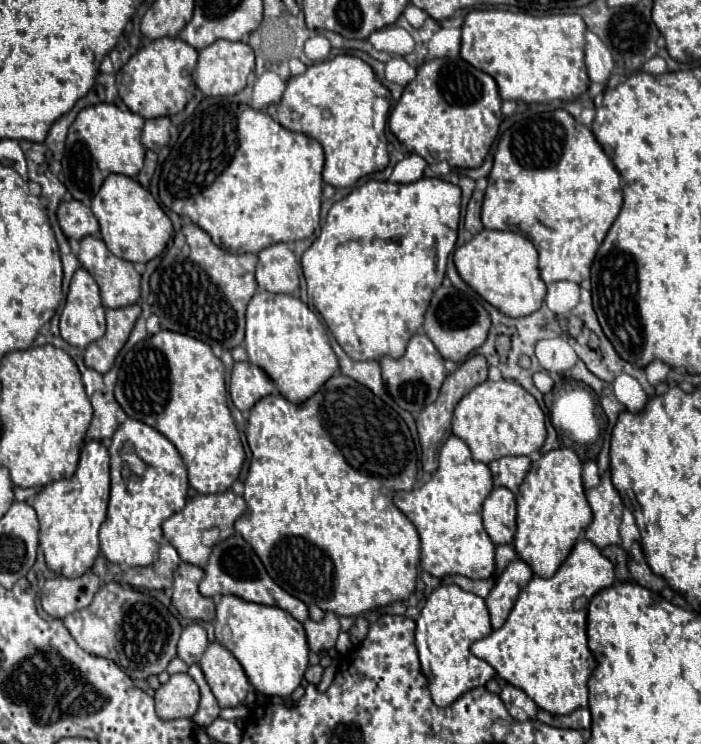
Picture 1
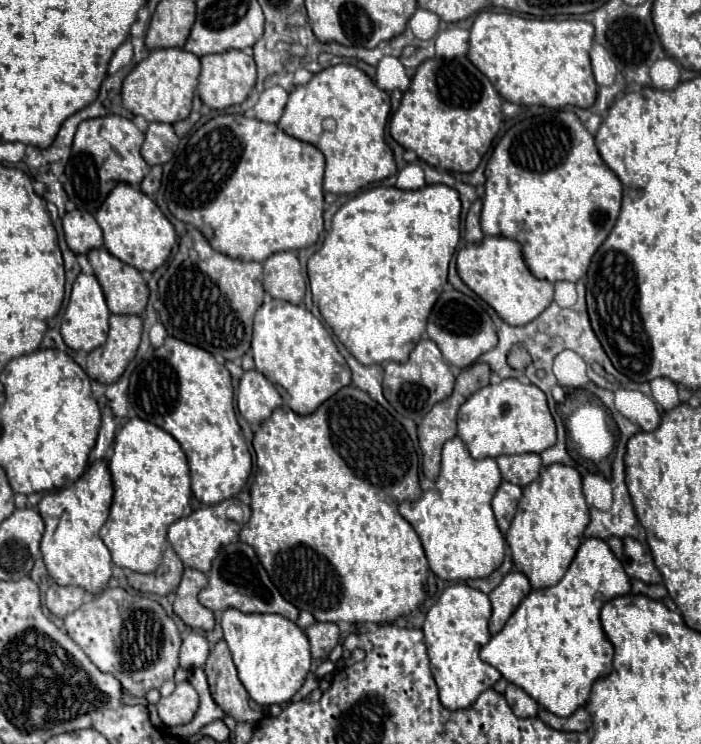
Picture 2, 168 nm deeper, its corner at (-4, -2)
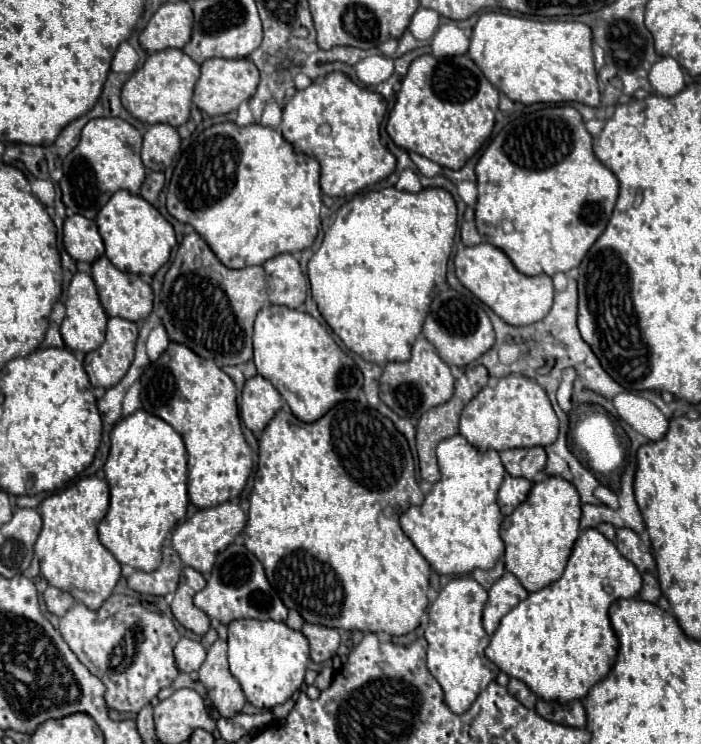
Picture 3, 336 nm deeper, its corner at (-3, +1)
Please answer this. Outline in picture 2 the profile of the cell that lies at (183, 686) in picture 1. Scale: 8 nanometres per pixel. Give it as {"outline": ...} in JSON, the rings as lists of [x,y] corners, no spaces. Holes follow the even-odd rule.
{"outline":[[[189,681],[179,683],[169,697],[161,697],[161,701],[157,703],[159,717],[167,727],[189,723],[197,707],[199,707],[199,695]]]}

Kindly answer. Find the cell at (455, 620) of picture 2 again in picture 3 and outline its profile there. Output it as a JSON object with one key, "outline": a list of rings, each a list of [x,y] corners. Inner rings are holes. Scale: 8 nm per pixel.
{"outline":[[[470,576],[450,580],[428,608],[428,628],[424,638],[428,642],[428,670],[444,690],[448,708],[454,714],[464,714],[478,694],[500,674],[498,666],[490,662],[484,650],[490,644],[490,636],[482,628],[482,610],[488,600],[488,592]]]}

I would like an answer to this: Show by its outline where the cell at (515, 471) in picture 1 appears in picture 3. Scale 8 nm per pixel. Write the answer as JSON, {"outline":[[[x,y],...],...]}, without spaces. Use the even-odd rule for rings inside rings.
{"outline":[[[512,448],[500,452],[502,464],[508,474],[512,476],[522,476],[528,480],[534,480],[538,472],[544,470],[546,466],[546,450],[544,448]]]}

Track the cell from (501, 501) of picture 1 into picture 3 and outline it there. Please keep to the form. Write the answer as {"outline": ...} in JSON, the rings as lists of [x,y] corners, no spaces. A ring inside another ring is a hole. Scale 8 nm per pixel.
{"outline":[[[506,474],[506,476],[504,476],[504,484],[502,484],[500,492],[498,492],[498,506],[500,506],[500,510],[502,510],[506,516],[512,514],[514,508],[520,506],[520,504],[526,500],[530,488],[532,488],[532,482],[530,482],[530,480],[526,480],[526,478],[516,478],[516,476]]]}

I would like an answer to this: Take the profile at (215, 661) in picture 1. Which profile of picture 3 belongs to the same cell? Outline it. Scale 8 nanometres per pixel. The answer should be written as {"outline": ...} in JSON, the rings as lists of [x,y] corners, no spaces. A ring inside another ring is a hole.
{"outline":[[[216,640],[208,648],[206,660],[200,666],[198,674],[200,674],[200,682],[208,692],[208,698],[212,700],[214,708],[222,718],[232,718],[242,710],[246,698],[238,680],[228,670],[224,640]]]}

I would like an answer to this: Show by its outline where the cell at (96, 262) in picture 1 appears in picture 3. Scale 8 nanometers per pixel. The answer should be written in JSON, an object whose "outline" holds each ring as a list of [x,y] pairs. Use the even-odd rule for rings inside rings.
{"outline":[[[100,256],[92,264],[90,274],[108,316],[120,316],[130,322],[148,318],[154,296],[152,288],[140,276],[120,272],[106,256]]]}

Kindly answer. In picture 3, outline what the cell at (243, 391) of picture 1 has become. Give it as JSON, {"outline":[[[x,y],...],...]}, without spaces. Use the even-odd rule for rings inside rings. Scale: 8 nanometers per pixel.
{"outline":[[[260,374],[246,380],[246,386],[242,390],[242,422],[248,430],[260,432],[266,428],[266,424],[274,418],[274,414],[284,406],[282,396],[278,390]]]}

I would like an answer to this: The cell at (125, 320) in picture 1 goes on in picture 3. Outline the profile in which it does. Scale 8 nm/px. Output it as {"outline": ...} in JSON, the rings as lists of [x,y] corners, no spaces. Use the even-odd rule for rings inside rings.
{"outline":[[[124,318],[108,320],[104,344],[98,350],[88,352],[84,360],[84,368],[94,388],[112,388],[124,378],[134,358],[136,338],[138,328],[134,322]]]}

